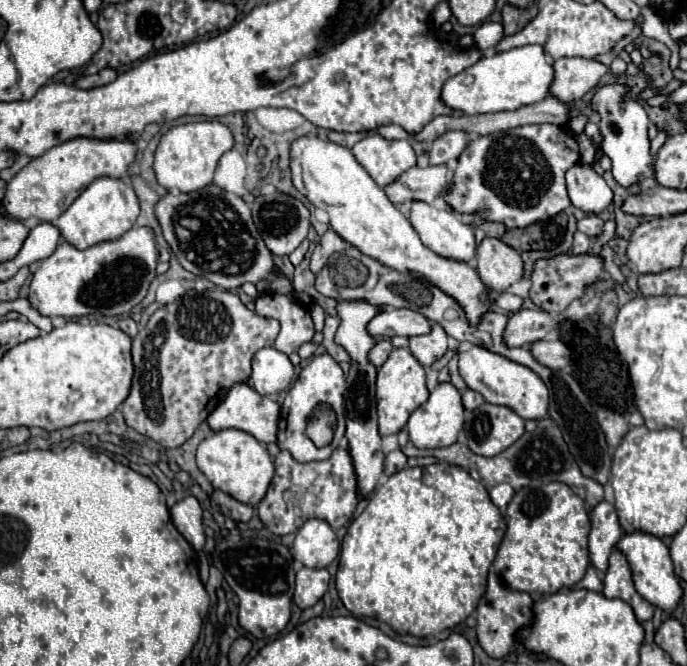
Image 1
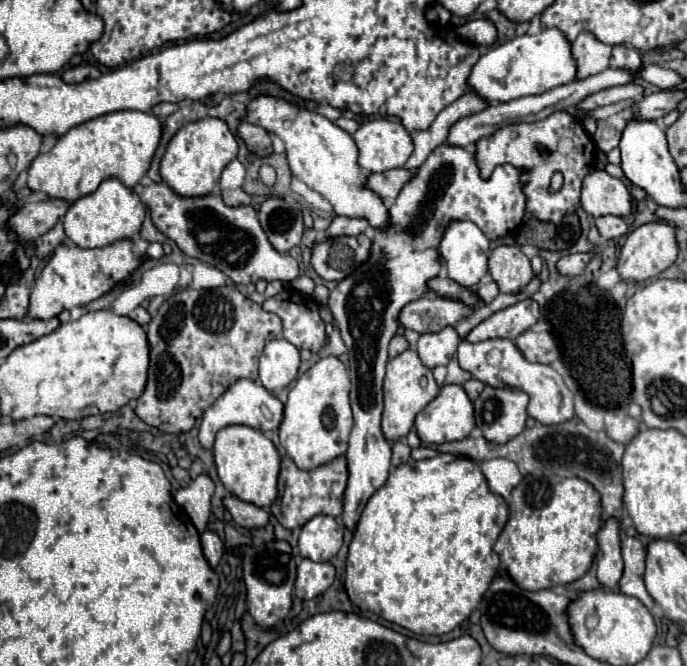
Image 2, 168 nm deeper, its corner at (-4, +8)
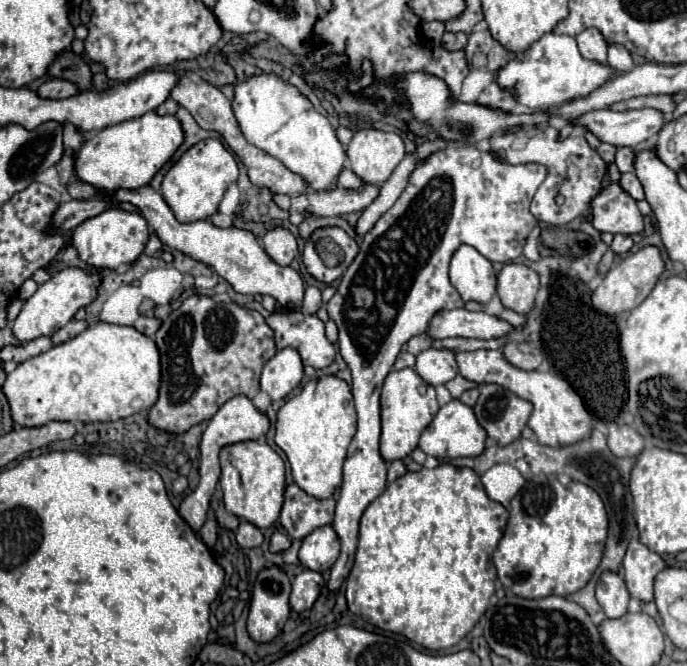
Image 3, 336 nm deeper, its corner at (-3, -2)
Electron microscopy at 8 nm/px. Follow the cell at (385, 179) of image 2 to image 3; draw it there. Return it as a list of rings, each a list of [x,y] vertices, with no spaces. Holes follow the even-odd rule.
[[[365,184],[359,190],[345,190],[341,186],[331,186],[329,190],[307,192],[307,212],[313,216],[341,216],[357,210],[365,210],[379,194],[379,188]]]

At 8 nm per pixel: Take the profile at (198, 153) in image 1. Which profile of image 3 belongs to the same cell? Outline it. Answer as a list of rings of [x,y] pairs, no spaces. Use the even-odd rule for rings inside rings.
[[[209,138],[197,142],[179,158],[175,166],[171,166],[171,170],[163,178],[161,194],[179,222],[207,220],[217,212],[227,186],[237,182],[237,176],[239,176],[239,168],[235,156],[229,150],[225,150],[225,146],[219,140]]]

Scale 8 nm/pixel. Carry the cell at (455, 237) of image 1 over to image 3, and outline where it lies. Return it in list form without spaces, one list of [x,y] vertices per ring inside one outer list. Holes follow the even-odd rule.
[[[461,246],[455,256],[451,258],[451,270],[449,270],[449,276],[451,276],[451,282],[453,286],[459,290],[461,298],[465,302],[469,300],[475,300],[479,304],[487,304],[495,294],[497,294],[497,276],[495,276],[495,270],[491,266],[491,262],[481,256],[475,248],[471,246]]]

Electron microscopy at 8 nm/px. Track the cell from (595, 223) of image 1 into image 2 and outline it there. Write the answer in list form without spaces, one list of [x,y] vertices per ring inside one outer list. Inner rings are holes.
[[[600,216],[600,218],[594,218],[594,224],[596,224],[600,236],[608,238],[608,240],[620,238],[628,232],[628,226],[620,216]]]

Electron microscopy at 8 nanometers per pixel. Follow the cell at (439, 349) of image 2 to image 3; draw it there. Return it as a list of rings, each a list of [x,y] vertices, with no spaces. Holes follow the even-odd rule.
[[[437,348],[423,350],[417,356],[415,370],[431,386],[441,386],[459,374],[455,354],[451,350],[437,350]]]

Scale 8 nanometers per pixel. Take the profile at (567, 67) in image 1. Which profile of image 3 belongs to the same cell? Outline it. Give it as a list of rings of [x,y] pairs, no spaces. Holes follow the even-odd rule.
[[[597,28],[583,30],[577,36],[577,44],[579,44],[579,52],[581,52],[583,58],[597,60],[597,62],[607,62],[607,42]]]

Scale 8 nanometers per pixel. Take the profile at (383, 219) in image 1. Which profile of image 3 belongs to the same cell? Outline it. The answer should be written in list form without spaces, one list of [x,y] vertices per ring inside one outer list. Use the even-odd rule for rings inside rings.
[[[277,74],[249,76],[235,86],[233,114],[245,140],[281,160],[291,172],[303,176],[313,190],[327,190],[337,182],[345,164],[345,148],[337,140],[331,122],[319,114],[311,100]]]

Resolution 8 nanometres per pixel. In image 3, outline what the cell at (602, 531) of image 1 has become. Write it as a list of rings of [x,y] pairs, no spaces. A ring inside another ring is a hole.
[[[603,572],[597,584],[597,600],[607,614],[607,618],[615,620],[621,618],[627,612],[629,604],[629,590],[621,578],[621,574],[615,572]]]

